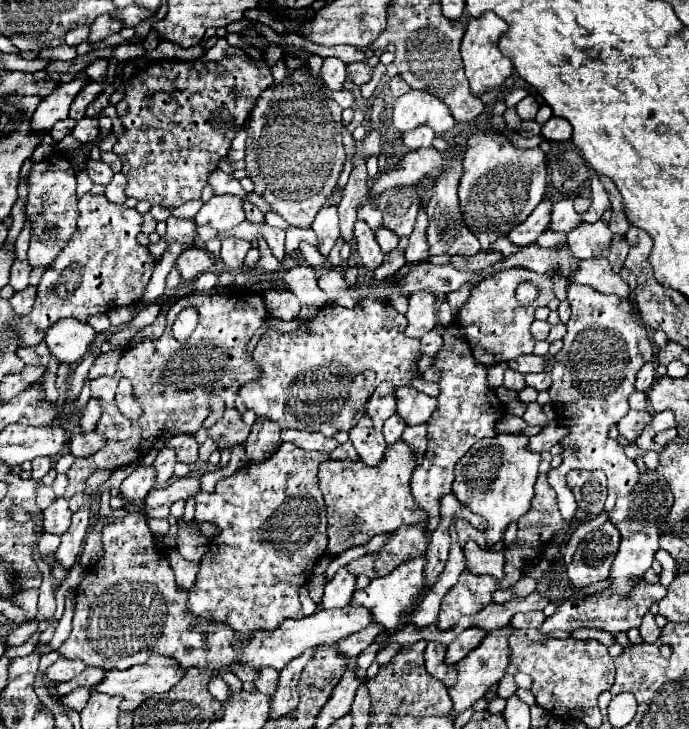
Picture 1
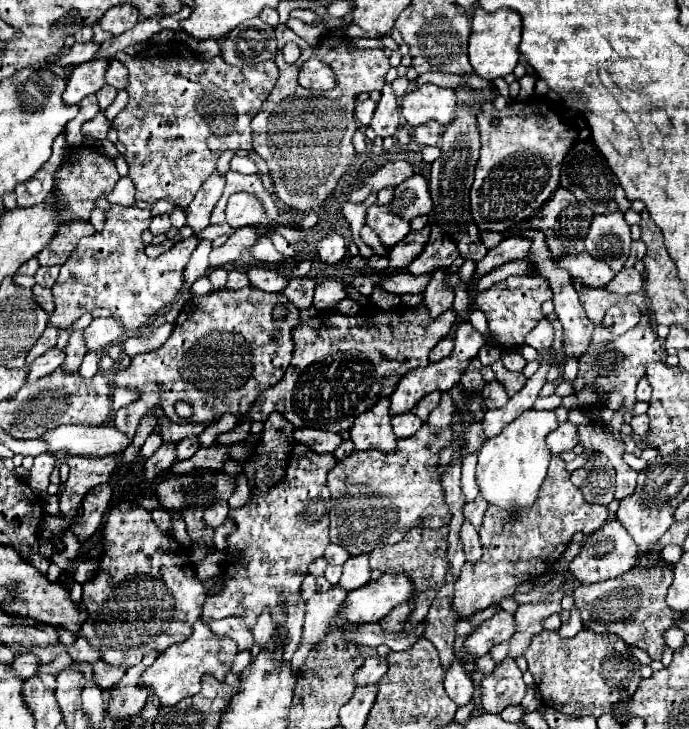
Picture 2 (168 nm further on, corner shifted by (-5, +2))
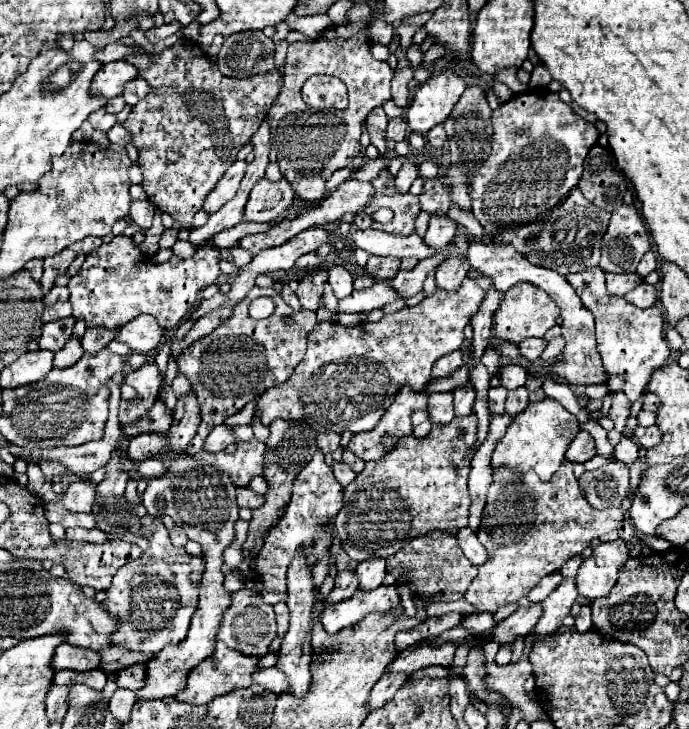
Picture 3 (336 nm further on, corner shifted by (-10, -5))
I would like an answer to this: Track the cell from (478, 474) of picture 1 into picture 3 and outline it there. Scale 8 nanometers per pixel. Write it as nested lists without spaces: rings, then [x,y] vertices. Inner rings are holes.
[[[544,399],[538,403],[530,403],[520,415],[514,417],[506,435],[498,441],[492,453],[490,469],[492,473],[506,469],[512,471],[514,475],[524,475],[528,471],[534,471],[542,481],[550,481],[550,477],[562,465],[564,451],[568,443],[576,437],[578,429],[580,429],[578,419],[572,413],[568,413],[558,401]]]

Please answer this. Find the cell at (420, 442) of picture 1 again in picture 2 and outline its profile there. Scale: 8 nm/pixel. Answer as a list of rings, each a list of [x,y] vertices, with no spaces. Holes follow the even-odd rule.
[[[445,392],[445,394],[441,396],[439,406],[431,412],[431,416],[429,416],[427,424],[431,426],[431,430],[433,430],[433,432],[437,432],[439,428],[445,428],[445,426],[449,426],[449,424],[451,424],[451,416],[453,416],[453,412],[455,412],[453,398]]]

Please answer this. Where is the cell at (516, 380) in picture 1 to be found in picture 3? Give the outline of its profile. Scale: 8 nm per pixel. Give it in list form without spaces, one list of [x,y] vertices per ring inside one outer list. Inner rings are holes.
[[[518,387],[518,389],[508,391],[506,413],[508,415],[516,415],[516,413],[524,411],[524,407],[528,407],[528,389],[526,387]]]

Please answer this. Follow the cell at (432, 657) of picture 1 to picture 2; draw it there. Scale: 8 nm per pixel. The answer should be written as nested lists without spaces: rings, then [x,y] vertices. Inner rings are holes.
[[[453,660],[451,668],[445,672],[445,690],[457,706],[467,706],[473,698],[473,682],[463,668],[461,660]]]

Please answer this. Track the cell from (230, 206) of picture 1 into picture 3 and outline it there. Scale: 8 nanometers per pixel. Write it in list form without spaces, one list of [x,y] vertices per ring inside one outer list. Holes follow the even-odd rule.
[[[262,179],[250,193],[250,199],[244,207],[242,221],[246,223],[272,223],[278,221],[294,201],[294,191],[286,179],[270,183]]]

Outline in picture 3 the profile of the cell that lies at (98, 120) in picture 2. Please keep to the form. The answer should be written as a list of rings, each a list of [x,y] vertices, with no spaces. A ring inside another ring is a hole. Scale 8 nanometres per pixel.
[[[116,123],[108,133],[108,139],[112,141],[112,143],[118,143],[118,145],[126,145],[126,143],[130,143],[130,135],[128,135],[128,131],[124,131],[124,127],[120,125],[120,123]]]

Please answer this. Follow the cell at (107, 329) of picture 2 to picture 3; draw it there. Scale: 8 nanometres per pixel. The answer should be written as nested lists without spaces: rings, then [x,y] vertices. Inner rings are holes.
[[[138,315],[136,319],[124,323],[116,333],[116,341],[126,343],[132,351],[138,353],[156,351],[162,343],[162,337],[164,329],[150,315]]]

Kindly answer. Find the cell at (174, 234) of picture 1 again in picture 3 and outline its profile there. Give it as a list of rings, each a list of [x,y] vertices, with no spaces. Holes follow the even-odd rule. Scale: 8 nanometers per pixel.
[[[236,161],[230,165],[230,169],[224,173],[224,177],[216,183],[216,187],[208,193],[206,201],[204,201],[204,211],[208,215],[212,215],[214,211],[218,211],[228,199],[232,199],[238,191],[238,185],[244,177],[244,171],[246,171],[246,161]]]

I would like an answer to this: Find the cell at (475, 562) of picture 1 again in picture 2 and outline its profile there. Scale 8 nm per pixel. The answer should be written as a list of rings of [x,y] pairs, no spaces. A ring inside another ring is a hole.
[[[465,520],[461,526],[461,542],[463,542],[463,550],[469,562],[477,562],[481,558],[481,542],[479,542],[479,534],[477,530]]]

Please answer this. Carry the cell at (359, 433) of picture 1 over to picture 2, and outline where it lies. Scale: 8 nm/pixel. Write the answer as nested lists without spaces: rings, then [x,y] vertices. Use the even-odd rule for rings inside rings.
[[[381,398],[371,410],[363,412],[353,428],[349,430],[355,450],[379,450],[379,452],[393,452],[397,444],[397,436],[391,428],[391,414],[389,414],[389,398]]]

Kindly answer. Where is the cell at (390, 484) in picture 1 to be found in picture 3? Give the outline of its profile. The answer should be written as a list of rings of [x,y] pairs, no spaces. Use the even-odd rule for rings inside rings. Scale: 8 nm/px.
[[[468,415],[464,419],[454,419],[448,425],[432,425],[432,431],[424,439],[408,435],[400,439],[398,447],[384,455],[384,459],[370,461],[366,469],[356,475],[356,479],[344,489],[344,507],[334,521],[336,535],[342,537],[342,547],[350,559],[360,563],[372,557],[388,557],[404,547],[412,537],[434,529],[456,535],[460,527],[468,525],[470,499],[466,479],[472,459],[470,449],[476,443],[476,423],[476,415]]]

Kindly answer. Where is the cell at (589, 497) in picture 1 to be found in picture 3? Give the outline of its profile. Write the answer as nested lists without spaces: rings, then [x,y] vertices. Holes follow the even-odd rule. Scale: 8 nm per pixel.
[[[606,463],[596,471],[586,471],[578,481],[580,491],[594,509],[620,507],[630,487],[628,467],[624,463]]]

